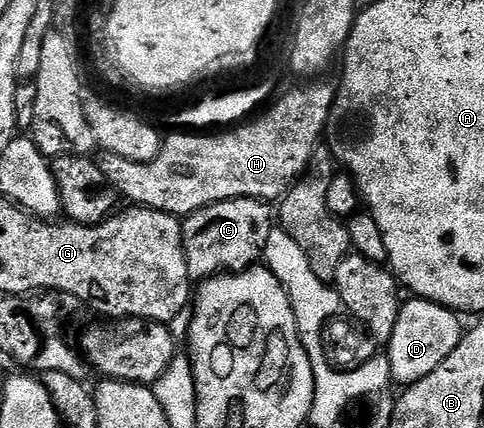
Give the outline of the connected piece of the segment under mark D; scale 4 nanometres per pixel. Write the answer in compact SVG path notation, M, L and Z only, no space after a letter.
M412 297L411 302L404 301L399 308L396 324L393 325L391 339L385 347L385 356L391 365L391 376L400 387L413 385L421 376L429 376L453 348L463 339L465 326L462 326L460 315L445 306L429 302L426 298Z

